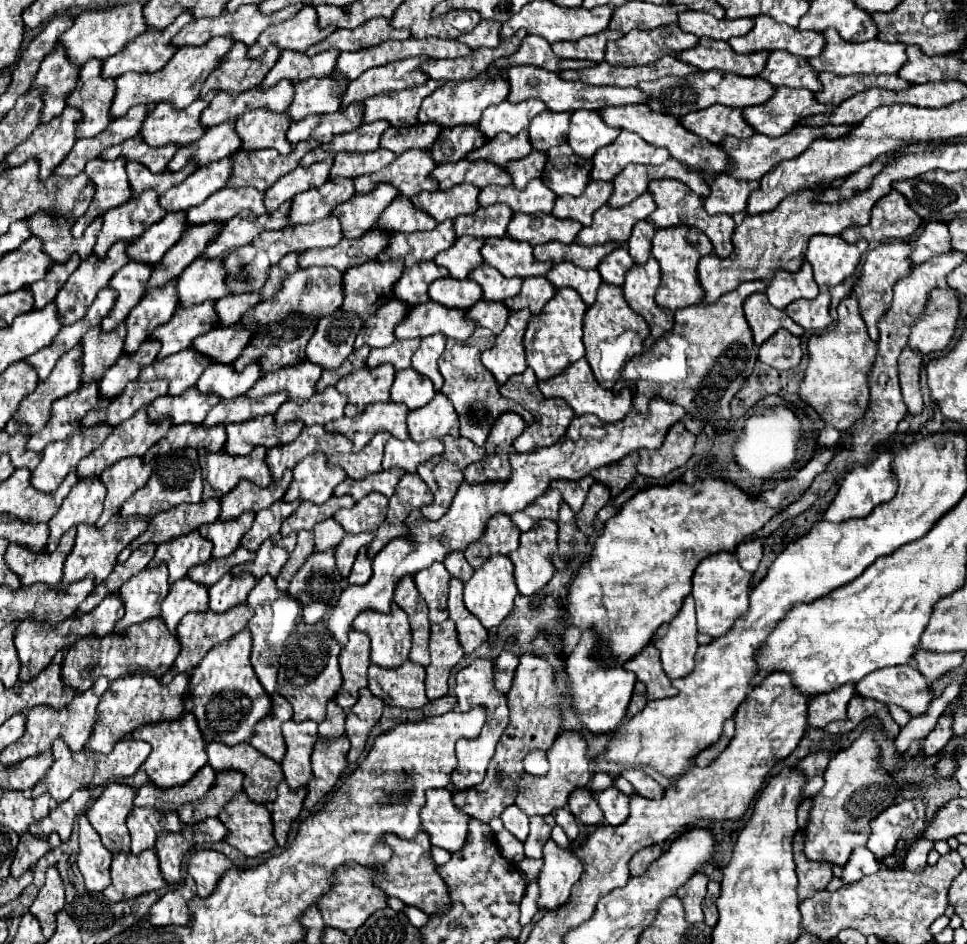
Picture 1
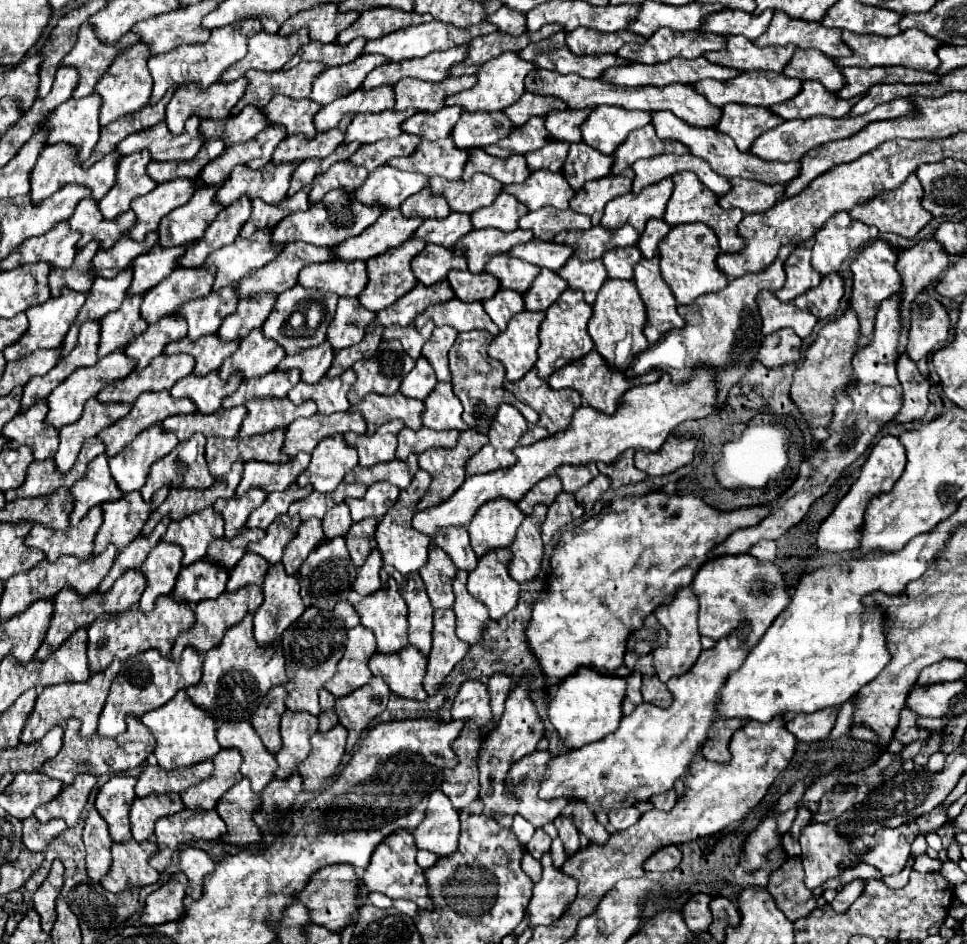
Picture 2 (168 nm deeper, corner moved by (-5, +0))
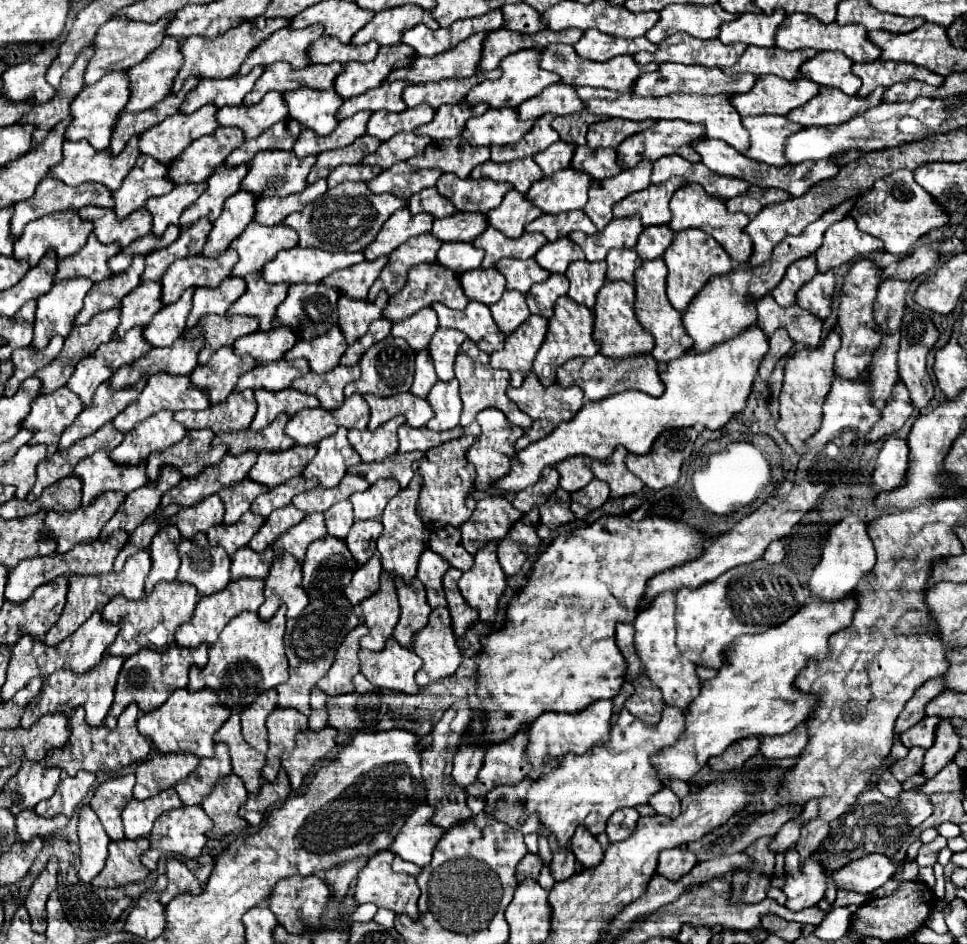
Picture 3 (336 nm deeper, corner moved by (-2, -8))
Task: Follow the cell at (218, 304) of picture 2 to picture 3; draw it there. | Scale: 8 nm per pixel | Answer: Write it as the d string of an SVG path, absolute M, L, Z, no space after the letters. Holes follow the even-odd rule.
M227 277L219 287L197 287L193 293L191 315L223 315L245 291L245 281L239 277Z

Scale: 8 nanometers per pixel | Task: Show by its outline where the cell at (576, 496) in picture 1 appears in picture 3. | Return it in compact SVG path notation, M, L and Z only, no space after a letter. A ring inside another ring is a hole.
M569 457L567 461L561 461L555 467L561 473L561 487L569 493L583 489L593 479L589 457Z

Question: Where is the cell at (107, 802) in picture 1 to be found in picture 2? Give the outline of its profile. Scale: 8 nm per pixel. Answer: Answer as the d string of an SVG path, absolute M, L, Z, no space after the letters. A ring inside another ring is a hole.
M116 775L104 783L96 793L96 809L108 823L108 831L114 843L130 841L130 807L136 799L136 779L128 775Z

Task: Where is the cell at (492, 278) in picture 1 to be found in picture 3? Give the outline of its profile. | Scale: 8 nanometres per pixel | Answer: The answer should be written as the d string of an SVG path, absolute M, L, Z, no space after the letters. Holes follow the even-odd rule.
M503 259L497 263L497 269L505 275L507 279L507 289L515 289L521 293L529 293L531 285L545 281L551 273L537 265L537 261L531 259Z

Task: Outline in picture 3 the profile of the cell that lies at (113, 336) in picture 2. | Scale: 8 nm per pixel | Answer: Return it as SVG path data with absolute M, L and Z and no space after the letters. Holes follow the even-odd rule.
M143 281L127 297L123 297L121 323L117 327L117 335L123 337L131 327L147 325L161 307L161 283Z

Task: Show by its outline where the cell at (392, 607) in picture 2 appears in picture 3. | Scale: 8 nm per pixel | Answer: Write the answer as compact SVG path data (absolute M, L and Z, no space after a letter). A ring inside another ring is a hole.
M383 571L381 573L381 587L377 593L367 597L359 605L363 613L363 621L369 629L367 635L361 637L361 649L379 651L383 649L385 641L391 637L397 619L399 619L399 601L397 601L397 589L395 589L395 575Z

